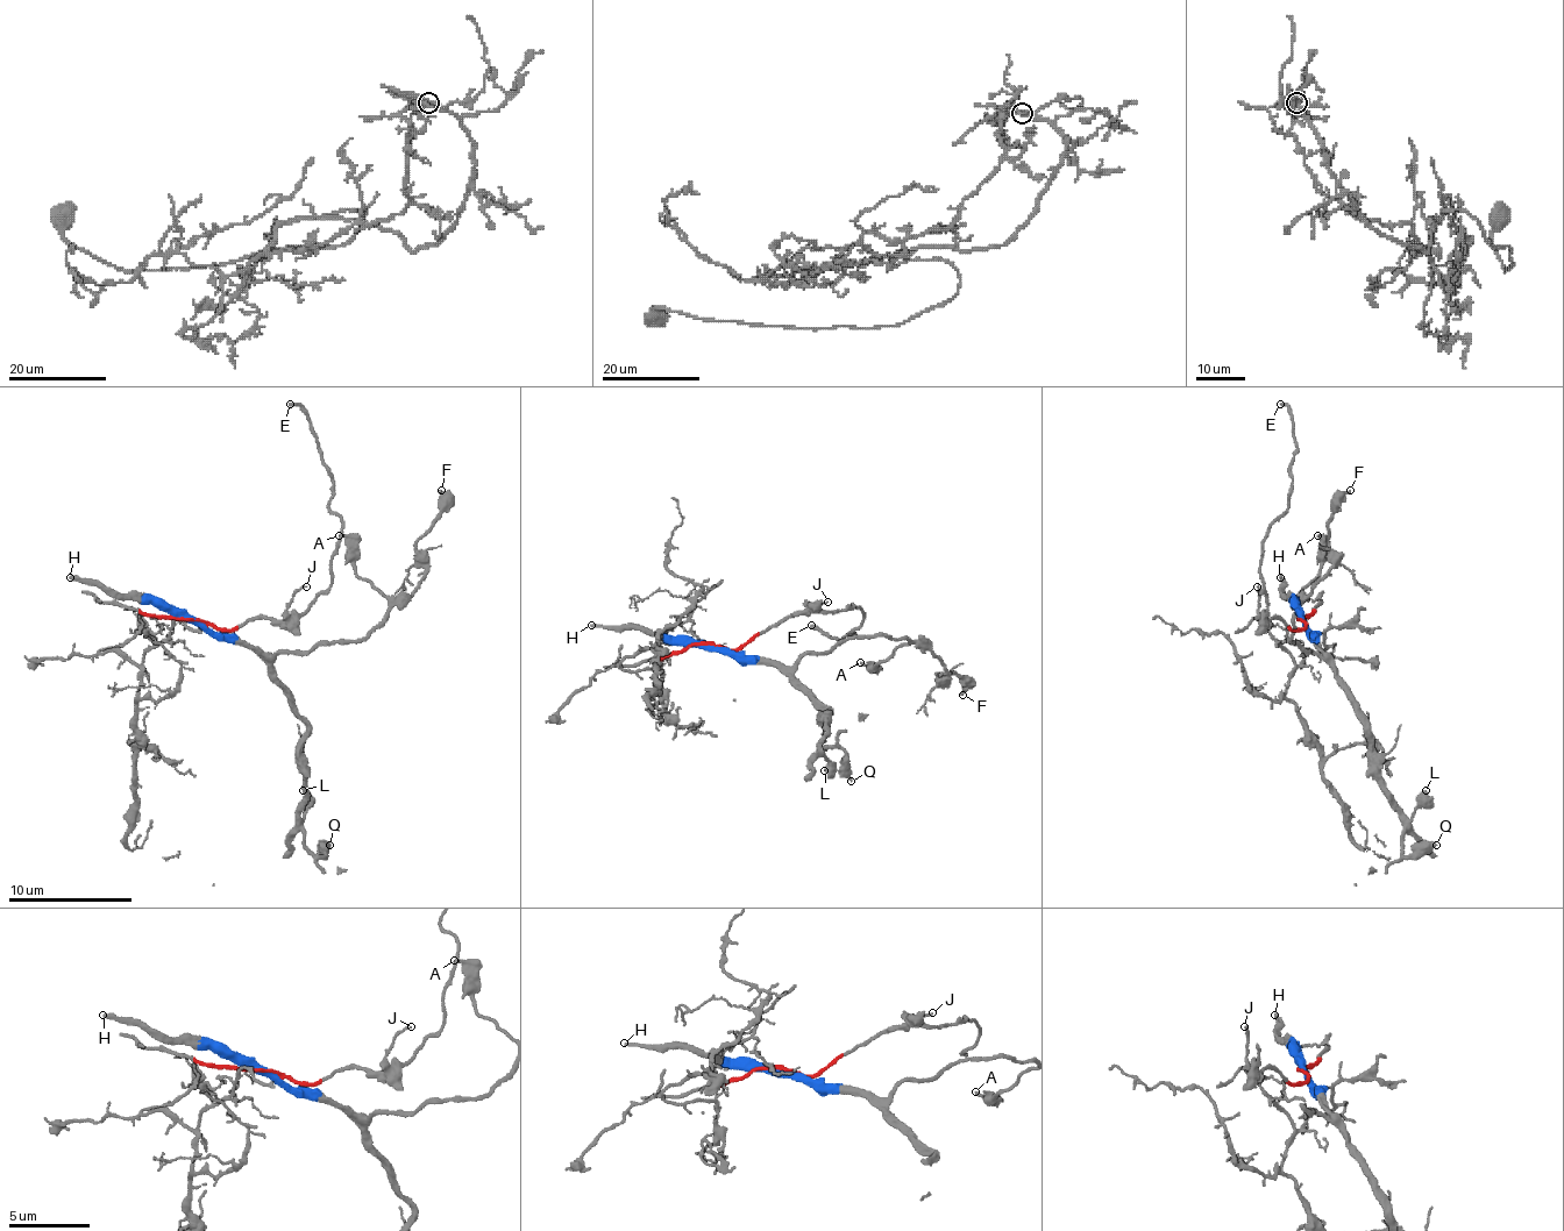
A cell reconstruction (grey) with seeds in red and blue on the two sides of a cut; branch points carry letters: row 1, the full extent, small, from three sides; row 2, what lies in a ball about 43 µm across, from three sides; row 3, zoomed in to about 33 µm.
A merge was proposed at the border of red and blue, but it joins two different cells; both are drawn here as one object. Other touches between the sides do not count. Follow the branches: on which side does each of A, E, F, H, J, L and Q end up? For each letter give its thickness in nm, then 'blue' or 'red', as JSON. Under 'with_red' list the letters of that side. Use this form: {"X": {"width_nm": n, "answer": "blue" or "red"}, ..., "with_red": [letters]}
{"A": {"width_nm": 240, "answer": "blue"}, "E": {"width_nm": 240, "answer": "red"}, "F": {"width_nm": 320, "answer": "blue"}, "H": {"width_nm": 200, "answer": "blue"}, "J": {"width_nm": 140, "answer": "red"}, "L": {"width_nm": 480, "answer": "blue"}, "Q": {"width_nm": 420, "answer": "blue"}, "with_red": ["E", "J"]}

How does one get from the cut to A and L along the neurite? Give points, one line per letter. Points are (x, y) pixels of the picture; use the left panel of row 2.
A: (190, 619), (267, 654), (363, 641), (384, 619), (388, 600), (356, 573), (354, 545), (338, 535)
L: (190, 619), (236, 635), (267, 666), (267, 675), (307, 727), (300, 818), (307, 809), (304, 790)

